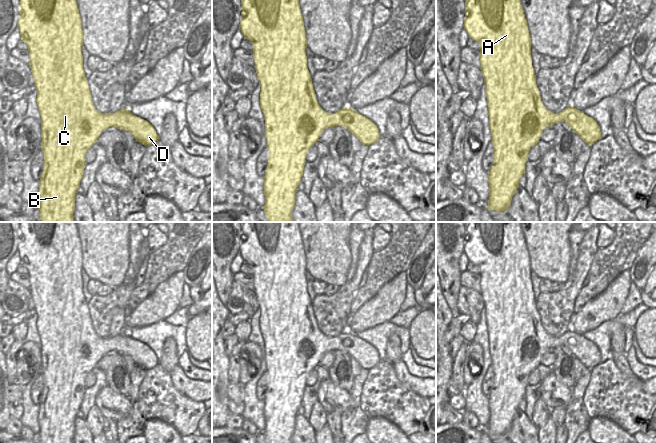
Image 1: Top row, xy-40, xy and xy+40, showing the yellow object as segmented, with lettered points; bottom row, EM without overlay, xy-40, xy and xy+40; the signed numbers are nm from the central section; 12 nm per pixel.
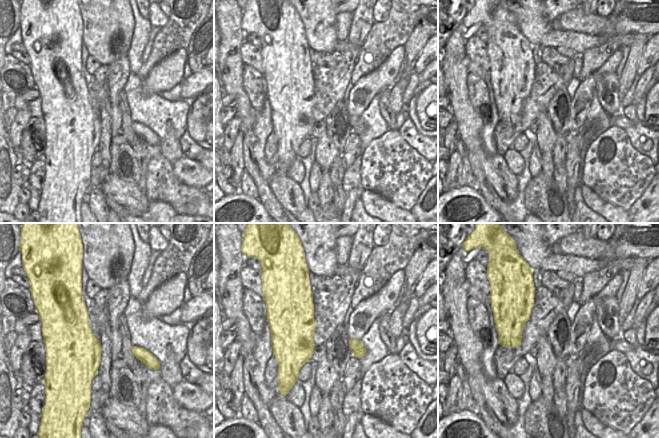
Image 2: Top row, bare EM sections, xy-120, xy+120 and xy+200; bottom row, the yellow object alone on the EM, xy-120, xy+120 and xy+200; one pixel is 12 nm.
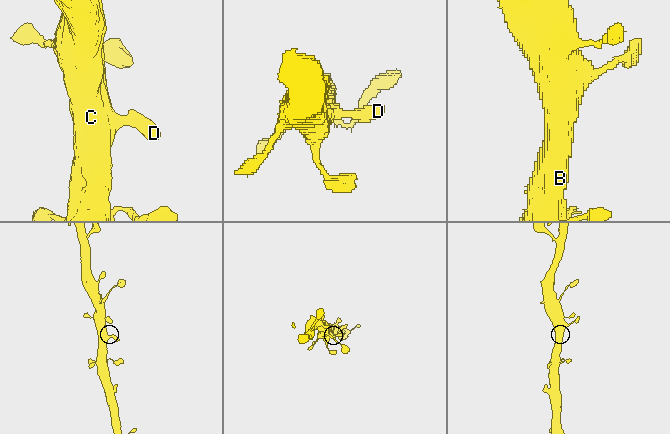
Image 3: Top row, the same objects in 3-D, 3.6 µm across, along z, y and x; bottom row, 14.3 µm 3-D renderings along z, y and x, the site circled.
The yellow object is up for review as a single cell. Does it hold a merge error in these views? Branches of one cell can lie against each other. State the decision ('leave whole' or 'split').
leave whole

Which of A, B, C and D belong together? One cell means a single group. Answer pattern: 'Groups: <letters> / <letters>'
Groups: A B C D.

